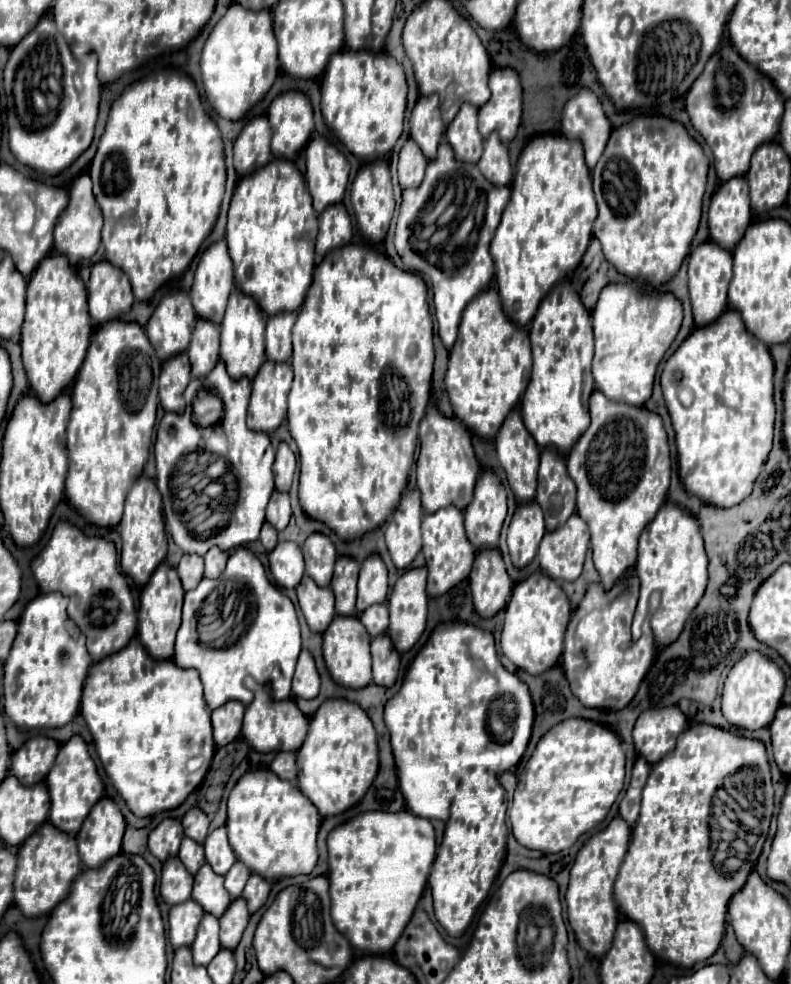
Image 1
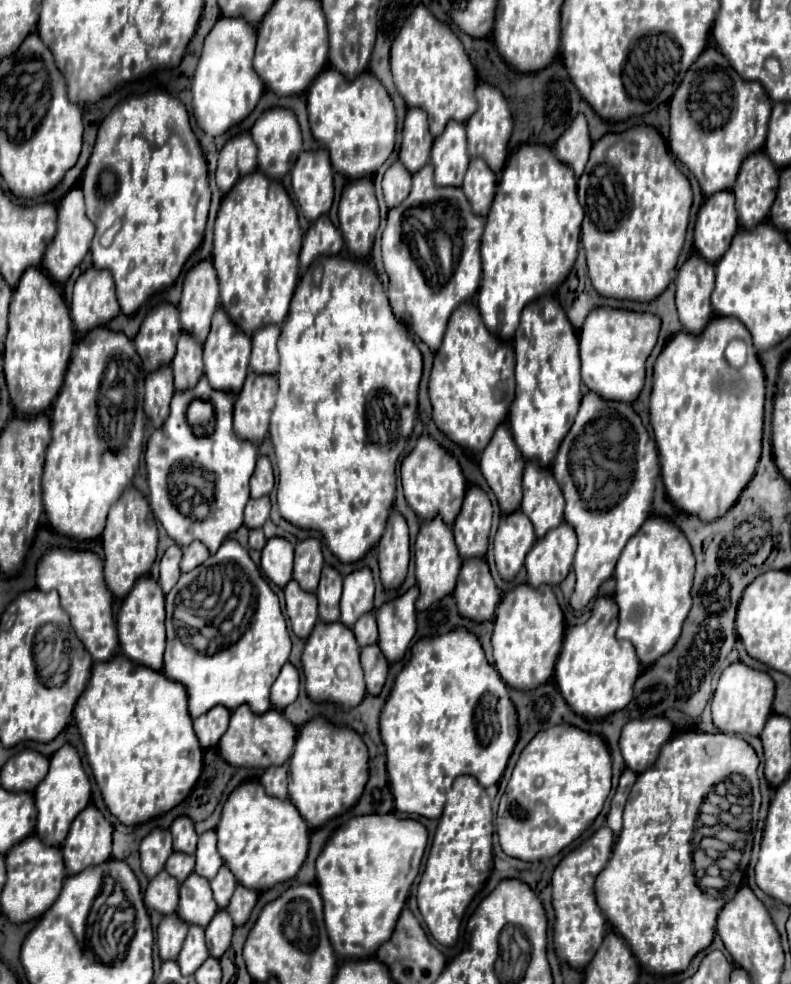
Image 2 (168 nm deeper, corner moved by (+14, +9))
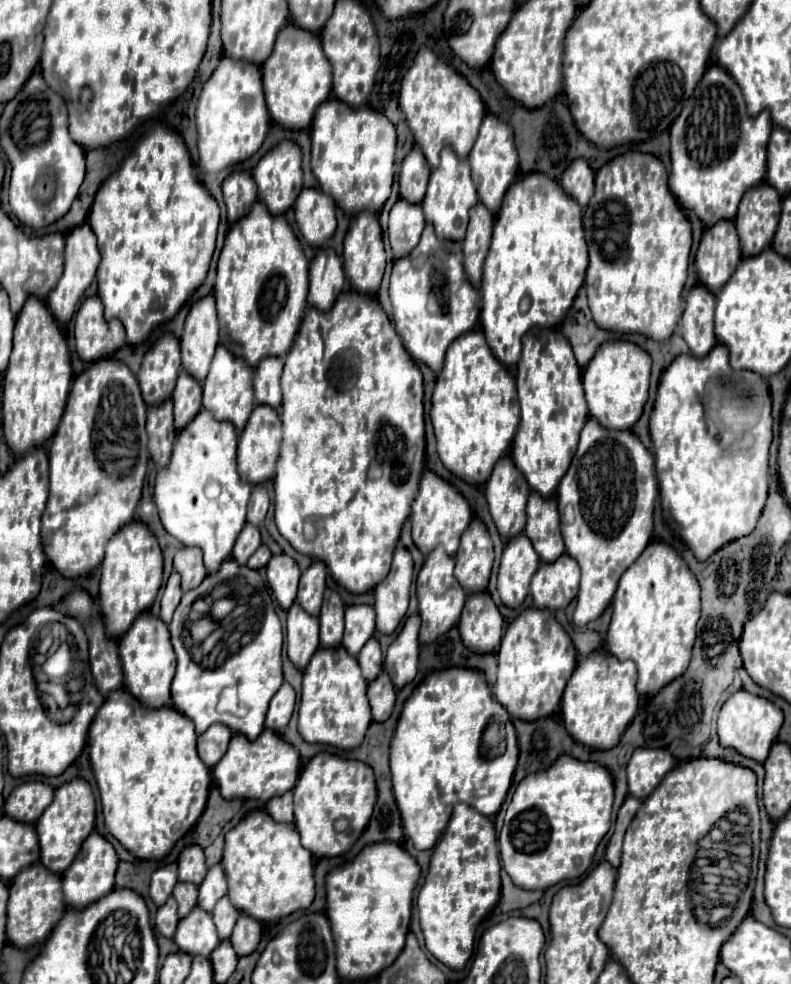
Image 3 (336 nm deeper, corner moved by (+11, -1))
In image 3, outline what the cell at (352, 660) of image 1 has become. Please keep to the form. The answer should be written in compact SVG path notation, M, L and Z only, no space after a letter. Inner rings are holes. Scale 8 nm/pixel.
M343 646L337 648L319 648L307 668L303 670L303 692L301 692L301 704L299 704L299 734L309 744L327 744L341 750L355 750L361 746L365 732L371 724L371 708L367 700L367 682L361 676L357 658L347 654Z

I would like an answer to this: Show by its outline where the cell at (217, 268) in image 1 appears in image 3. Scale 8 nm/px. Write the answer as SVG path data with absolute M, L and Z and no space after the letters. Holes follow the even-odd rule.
M213 296L195 302L187 314L185 330L181 336L181 362L183 370L195 380L203 382L215 348L219 344L219 320Z

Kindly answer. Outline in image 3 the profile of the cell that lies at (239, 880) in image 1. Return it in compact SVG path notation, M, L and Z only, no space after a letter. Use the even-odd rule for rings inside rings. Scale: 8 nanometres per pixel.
M221 898L213 910L213 922L217 926L217 934L221 940L229 940L233 926L239 918L239 912L233 908L229 898Z

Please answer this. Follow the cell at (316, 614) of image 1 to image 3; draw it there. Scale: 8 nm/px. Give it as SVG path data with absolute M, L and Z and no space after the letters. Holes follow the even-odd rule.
M297 602L291 606L291 610L287 614L289 614L287 616L287 656L297 670L303 670L307 666L307 662L313 658L315 650L319 648L319 620L315 616L307 614Z

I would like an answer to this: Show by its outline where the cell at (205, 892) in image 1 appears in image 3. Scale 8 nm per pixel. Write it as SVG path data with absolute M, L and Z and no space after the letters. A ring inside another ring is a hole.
M195 908L187 918L179 922L173 940L181 952L203 958L209 958L215 946L219 944L219 936L215 934L215 924L211 920L211 914L199 908Z

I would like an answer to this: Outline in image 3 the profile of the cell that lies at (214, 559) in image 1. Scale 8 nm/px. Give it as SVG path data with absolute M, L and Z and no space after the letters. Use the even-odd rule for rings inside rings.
M181 548L173 558L173 568L181 576L183 592L197 588L207 576L205 566L203 566L203 552L199 548Z

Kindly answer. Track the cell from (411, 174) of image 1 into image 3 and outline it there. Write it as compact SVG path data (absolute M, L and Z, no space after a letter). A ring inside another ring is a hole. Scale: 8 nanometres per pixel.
M397 200L389 214L389 242L395 260L407 256L419 244L423 228L423 210L419 210L419 206L411 206L409 202Z

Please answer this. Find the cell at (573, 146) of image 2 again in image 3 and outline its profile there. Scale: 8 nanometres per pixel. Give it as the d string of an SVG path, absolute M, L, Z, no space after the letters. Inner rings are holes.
M579 158L579 162L573 162L565 170L565 174L561 178L561 188L573 200L577 200L577 204L585 210L589 204L589 198L593 194L593 180L595 180L593 170L587 166L587 162L583 162L583 158Z

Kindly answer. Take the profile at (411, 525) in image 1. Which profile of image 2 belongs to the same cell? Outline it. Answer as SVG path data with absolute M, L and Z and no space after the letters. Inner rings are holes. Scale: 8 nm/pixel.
M392 508L386 520L386 530L376 546L378 562L380 562L380 578L384 588L398 588L406 578L408 562L410 562L410 540L408 526L404 516Z

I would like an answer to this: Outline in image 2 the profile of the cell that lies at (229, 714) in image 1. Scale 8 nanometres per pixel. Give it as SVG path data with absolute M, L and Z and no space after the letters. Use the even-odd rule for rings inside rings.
M210 708L204 716L194 720L194 732L202 744L202 748L212 748L220 742L222 734L228 728L230 710L228 708Z

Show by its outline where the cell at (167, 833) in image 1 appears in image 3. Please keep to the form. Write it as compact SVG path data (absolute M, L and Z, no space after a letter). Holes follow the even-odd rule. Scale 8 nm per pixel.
M167 864L153 872L149 896L155 902L155 906L163 906L167 902L175 884L177 884L177 864Z

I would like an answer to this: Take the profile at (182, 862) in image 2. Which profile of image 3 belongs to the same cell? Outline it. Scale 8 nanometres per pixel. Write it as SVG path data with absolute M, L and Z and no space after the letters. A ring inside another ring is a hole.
M179 882L173 890L173 898L179 904L179 918L185 918L197 904L197 886L191 886L187 882Z

